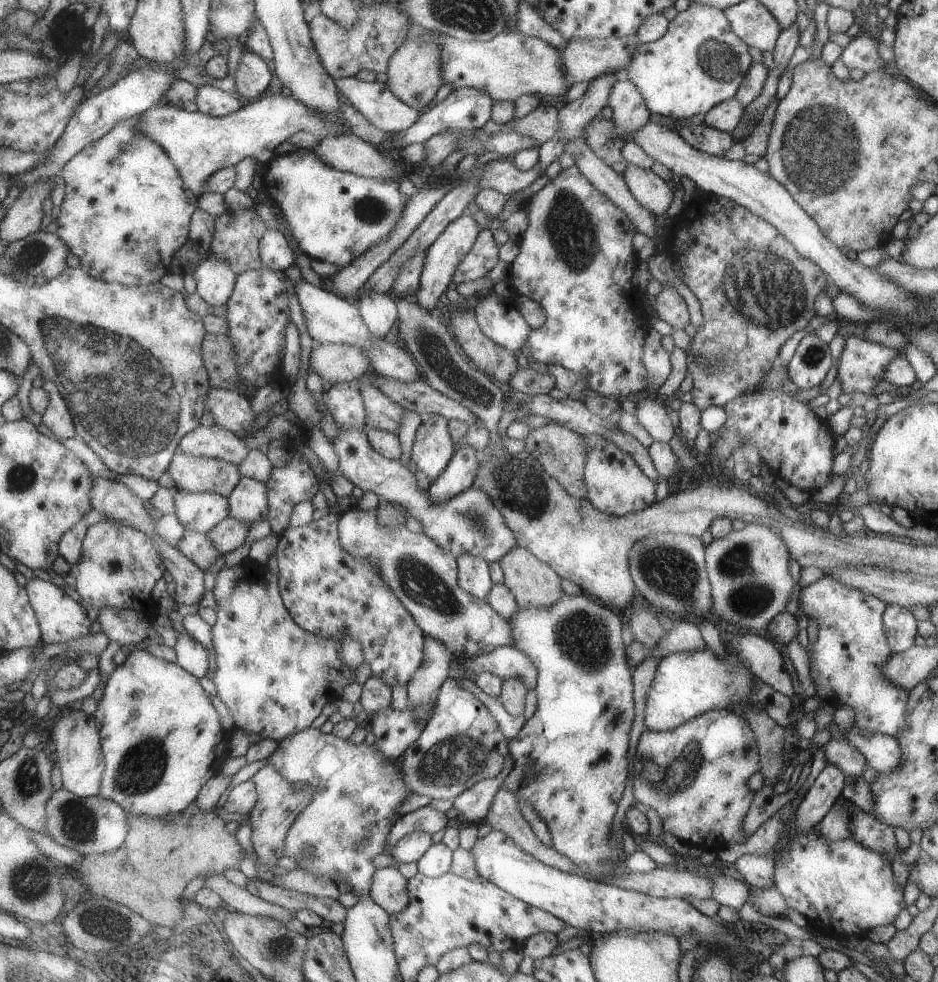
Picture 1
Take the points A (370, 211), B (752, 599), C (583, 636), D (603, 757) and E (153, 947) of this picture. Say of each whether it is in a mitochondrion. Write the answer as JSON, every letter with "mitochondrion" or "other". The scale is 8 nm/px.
{"A":"mitochondrion","B":"mitochondrion","C":"mitochondrion","D":"other","E":"other"}

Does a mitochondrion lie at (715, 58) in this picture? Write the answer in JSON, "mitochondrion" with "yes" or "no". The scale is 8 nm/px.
{"mitochondrion":"yes"}

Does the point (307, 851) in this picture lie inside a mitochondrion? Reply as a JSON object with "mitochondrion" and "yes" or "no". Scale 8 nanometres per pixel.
{"mitochondrion":"yes"}

